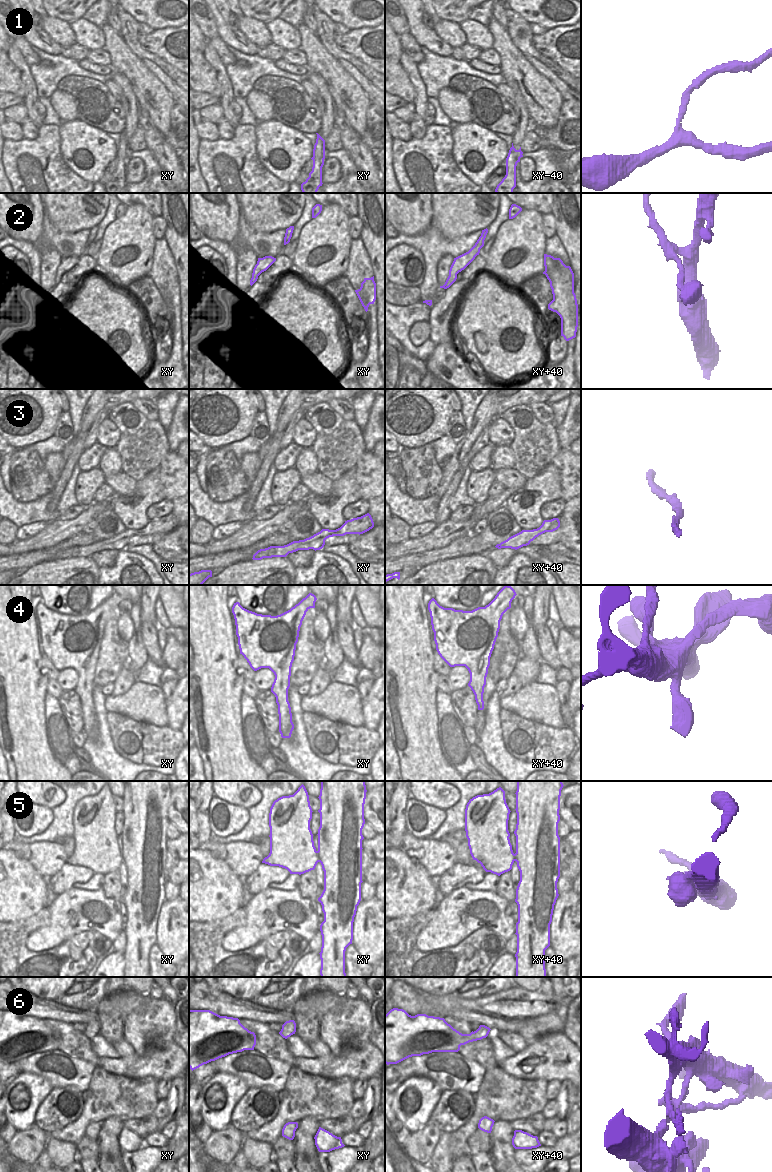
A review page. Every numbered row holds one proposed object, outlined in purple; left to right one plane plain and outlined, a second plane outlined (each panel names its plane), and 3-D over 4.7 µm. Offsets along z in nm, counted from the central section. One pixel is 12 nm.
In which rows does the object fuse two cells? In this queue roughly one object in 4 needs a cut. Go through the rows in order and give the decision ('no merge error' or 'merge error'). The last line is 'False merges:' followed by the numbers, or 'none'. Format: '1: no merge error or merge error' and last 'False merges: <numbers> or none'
1: no merge error
2: no merge error
3: no merge error
4: no merge error
5: no merge error
6: no merge error
False merges: none

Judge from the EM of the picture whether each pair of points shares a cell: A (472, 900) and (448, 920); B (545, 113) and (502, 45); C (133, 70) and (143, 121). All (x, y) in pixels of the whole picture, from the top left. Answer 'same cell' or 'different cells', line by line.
A: same cell
B: same cell
C: different cells

